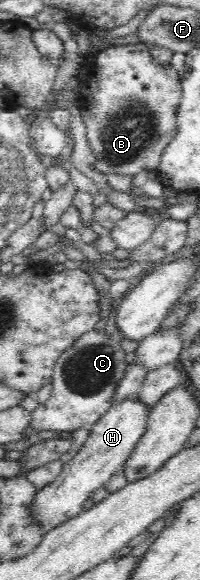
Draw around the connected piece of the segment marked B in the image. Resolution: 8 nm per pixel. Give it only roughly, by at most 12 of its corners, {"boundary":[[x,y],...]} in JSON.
{"boundary":[[107,44],[77,74],[104,175],[156,172],[183,98],[149,46]]}

